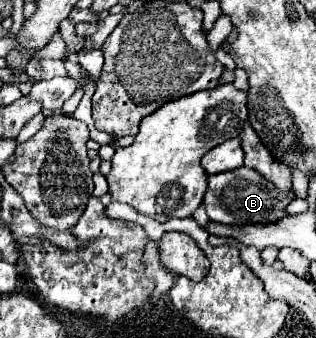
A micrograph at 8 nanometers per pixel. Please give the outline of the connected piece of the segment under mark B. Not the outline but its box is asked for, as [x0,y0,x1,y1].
[204,166,296,224]

